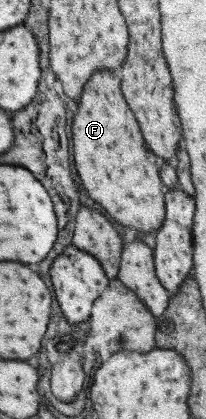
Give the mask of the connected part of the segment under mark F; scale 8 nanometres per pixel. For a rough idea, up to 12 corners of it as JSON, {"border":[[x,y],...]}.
{"border":[[105,69],[83,85],[71,149],[109,217],[157,232],[155,155]]}

